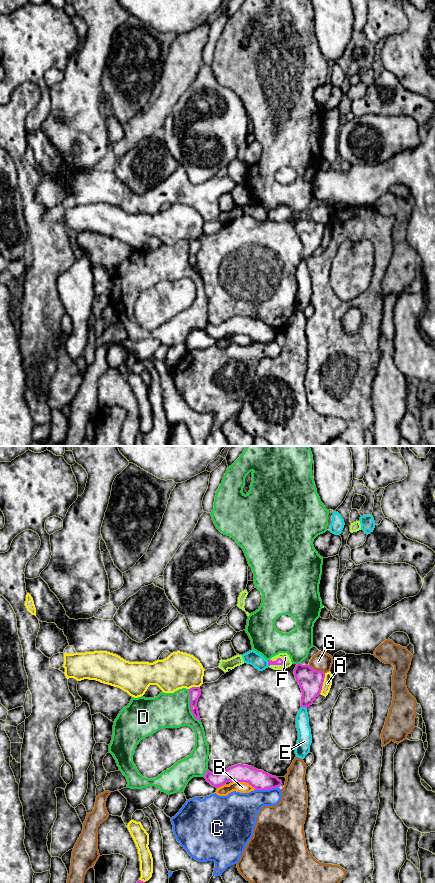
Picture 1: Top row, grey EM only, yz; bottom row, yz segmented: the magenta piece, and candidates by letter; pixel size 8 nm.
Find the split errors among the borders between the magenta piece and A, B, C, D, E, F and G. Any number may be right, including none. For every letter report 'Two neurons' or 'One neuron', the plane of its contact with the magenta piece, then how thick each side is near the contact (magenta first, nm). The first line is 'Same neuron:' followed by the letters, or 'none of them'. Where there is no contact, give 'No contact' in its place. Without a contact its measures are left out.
Same neuron: F
A: Two neurons. Touches magenta in yz. Thickness 190 nm (magenta) against 70 nm
B: Two neurons. Touches magenta in yz. Thickness 160 nm (magenta) against 90 nm
C: Two neurons. Touches magenta in yz. Thickness 160 nm (magenta) against 260 nm
D: Two neurons. Touches magenta in yz. Thickness 90 nm (magenta) against 280 nm
E: Two neurons. Touches magenta in yz. Thickness 190 nm (magenta) against 110 nm
F: One neuron. Touches magenta in yz. Thickness 60 nm (magenta) against 70 nm
G: Two neurons. Touches magenta in yz. Thickness 190 nm (magenta) against 150 nm

